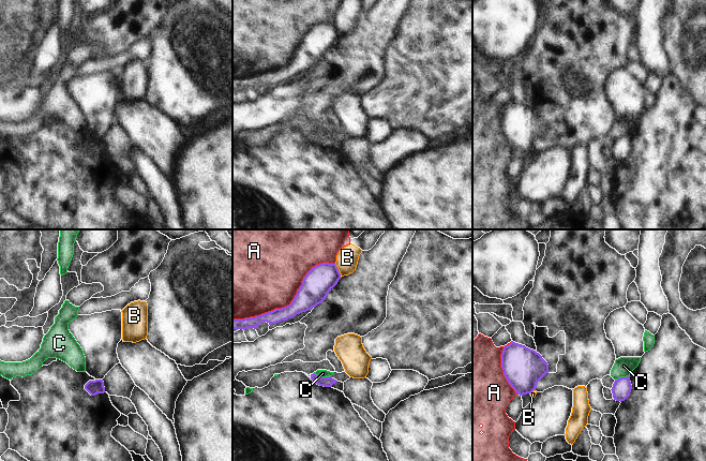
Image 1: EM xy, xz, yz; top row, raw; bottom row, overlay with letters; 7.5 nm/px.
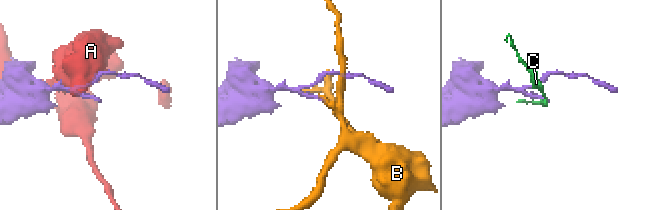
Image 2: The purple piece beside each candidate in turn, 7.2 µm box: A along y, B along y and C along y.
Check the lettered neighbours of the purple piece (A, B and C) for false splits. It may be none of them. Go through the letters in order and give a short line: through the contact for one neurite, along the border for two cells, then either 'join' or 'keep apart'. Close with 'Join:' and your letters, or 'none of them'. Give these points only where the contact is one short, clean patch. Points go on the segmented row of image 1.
A: keep apart
B: line xz (334, 264), (341, 277); keep apart
C: line xz (314, 372), (320, 376), (331, 376); keep apart
Join: none of them

